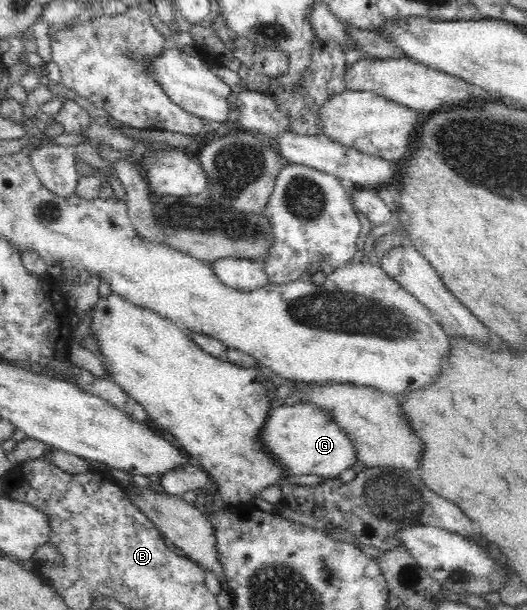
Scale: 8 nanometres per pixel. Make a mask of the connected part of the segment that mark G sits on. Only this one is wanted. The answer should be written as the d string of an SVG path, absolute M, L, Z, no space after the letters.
M299 402L271 408L260 431L260 444L288 475L338 476L358 461L356 449L330 415L316 405Z

